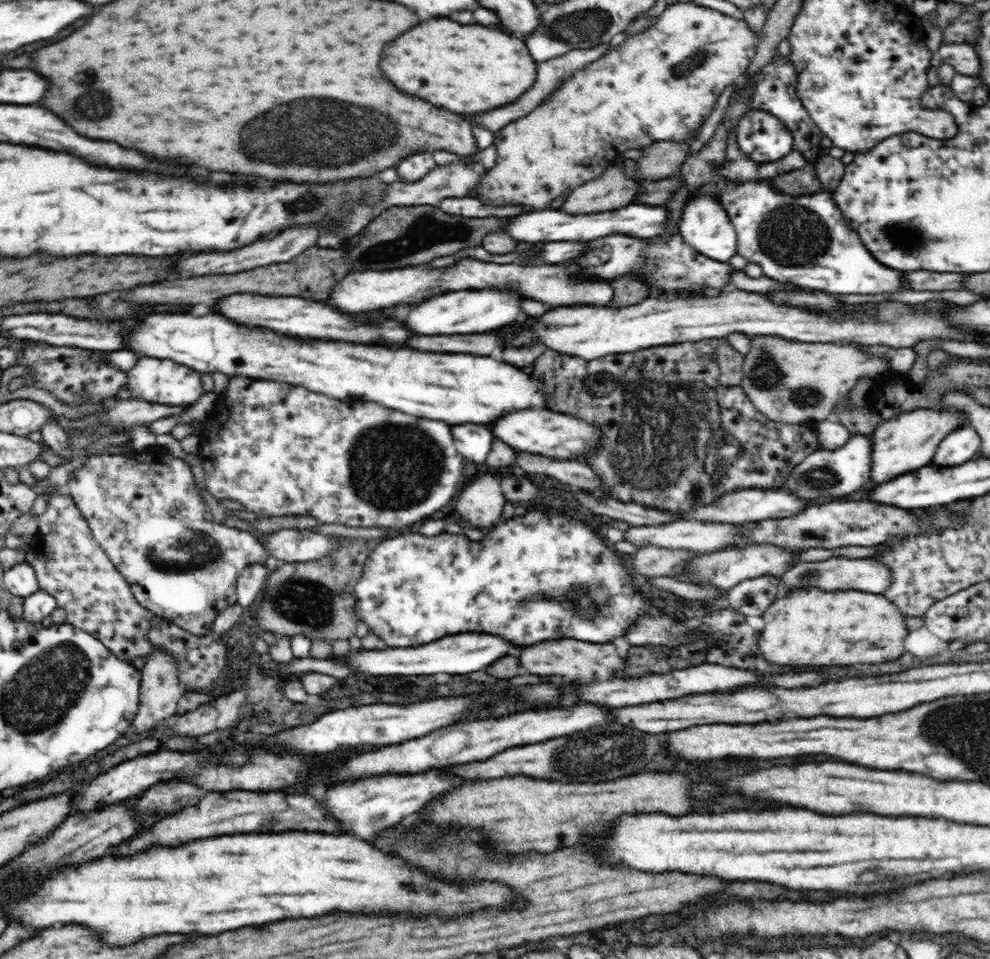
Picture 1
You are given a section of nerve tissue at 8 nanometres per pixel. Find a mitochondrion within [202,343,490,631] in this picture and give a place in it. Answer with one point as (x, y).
(394, 466)

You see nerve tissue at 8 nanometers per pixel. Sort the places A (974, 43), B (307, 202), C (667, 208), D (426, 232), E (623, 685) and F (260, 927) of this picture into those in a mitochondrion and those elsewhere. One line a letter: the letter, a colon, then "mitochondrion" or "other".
A: other
B: mitochondrion
C: other
D: mitochondrion
E: other
F: other

